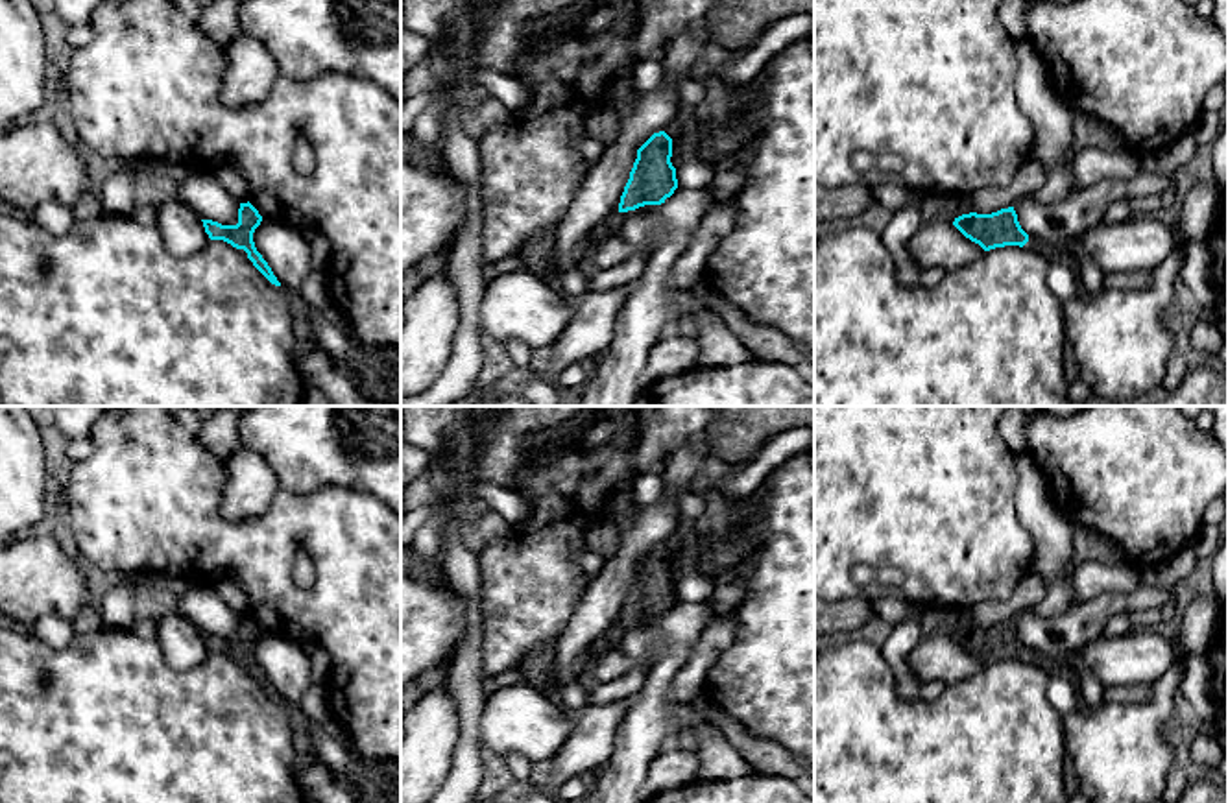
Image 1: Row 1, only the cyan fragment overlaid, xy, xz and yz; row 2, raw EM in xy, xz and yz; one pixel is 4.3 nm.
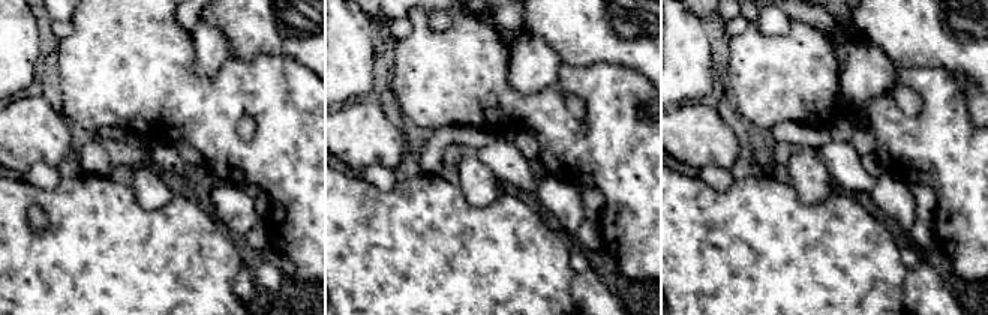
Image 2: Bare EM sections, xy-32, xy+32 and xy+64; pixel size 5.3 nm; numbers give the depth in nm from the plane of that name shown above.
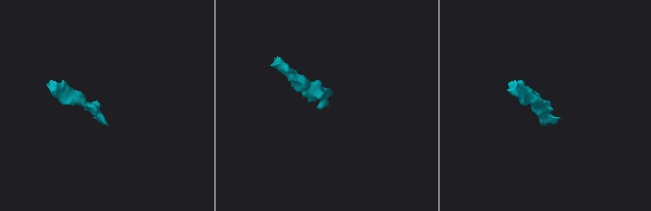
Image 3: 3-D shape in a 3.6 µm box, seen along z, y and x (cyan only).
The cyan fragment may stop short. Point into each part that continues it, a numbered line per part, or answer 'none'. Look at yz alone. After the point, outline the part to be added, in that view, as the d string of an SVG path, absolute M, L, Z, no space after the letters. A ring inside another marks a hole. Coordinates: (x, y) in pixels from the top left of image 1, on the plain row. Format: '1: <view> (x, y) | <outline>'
1: yz (1053, 667) | M1029 648L1029 655L1023 661L1027 665L1045 670L1049 676L1056 676L1056 674L1064 672L1060 661L1051 659L1036 650L1030 650L1030 648Z

